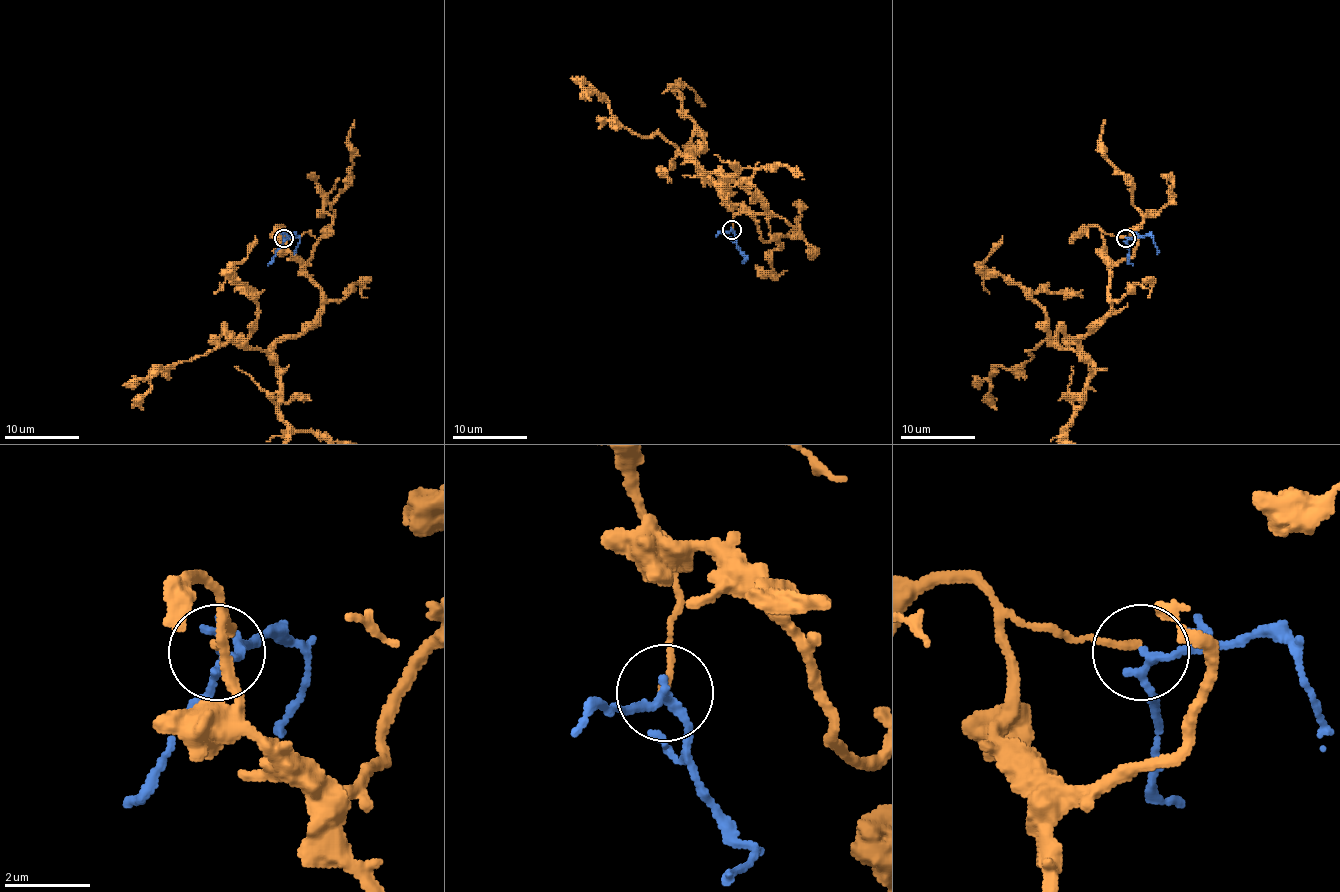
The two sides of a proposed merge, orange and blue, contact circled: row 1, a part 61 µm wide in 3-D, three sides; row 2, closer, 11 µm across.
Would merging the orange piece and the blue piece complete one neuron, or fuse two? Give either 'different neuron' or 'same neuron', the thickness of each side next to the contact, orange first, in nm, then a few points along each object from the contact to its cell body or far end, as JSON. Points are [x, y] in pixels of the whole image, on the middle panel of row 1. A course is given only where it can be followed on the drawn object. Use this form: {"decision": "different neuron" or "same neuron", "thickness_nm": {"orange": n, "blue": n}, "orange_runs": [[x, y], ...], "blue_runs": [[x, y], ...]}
{"decision": "different neuron", "thickness_nm": {"orange": 180, "blue": 170}, "blue_runs": [[731, 229], [736, 246], [748, 257], [742, 261]]}

